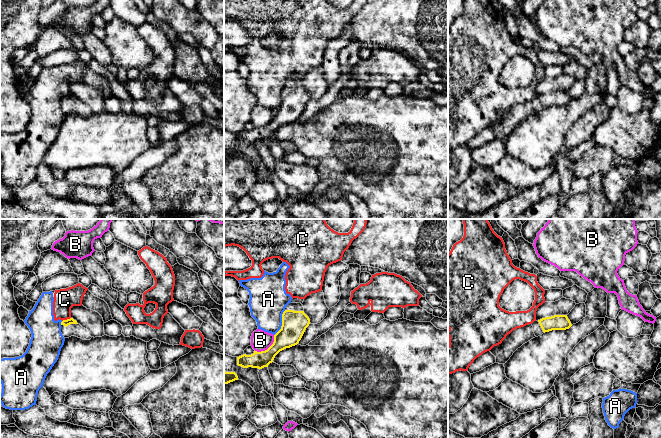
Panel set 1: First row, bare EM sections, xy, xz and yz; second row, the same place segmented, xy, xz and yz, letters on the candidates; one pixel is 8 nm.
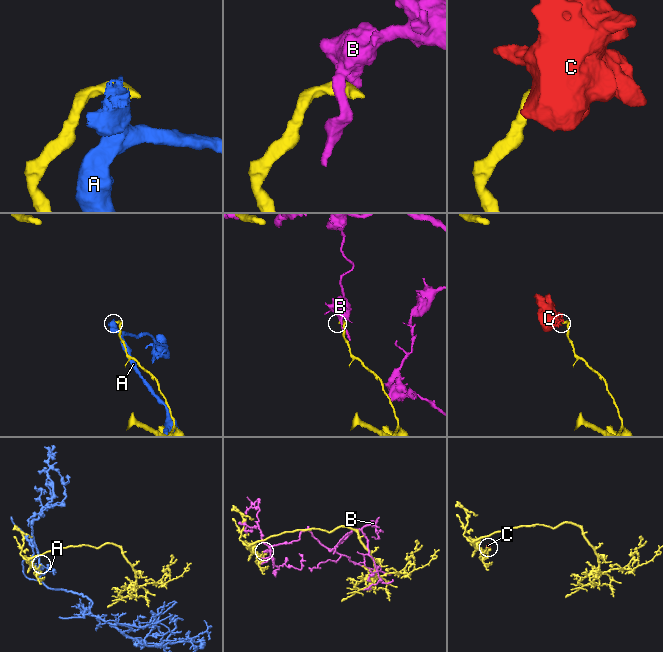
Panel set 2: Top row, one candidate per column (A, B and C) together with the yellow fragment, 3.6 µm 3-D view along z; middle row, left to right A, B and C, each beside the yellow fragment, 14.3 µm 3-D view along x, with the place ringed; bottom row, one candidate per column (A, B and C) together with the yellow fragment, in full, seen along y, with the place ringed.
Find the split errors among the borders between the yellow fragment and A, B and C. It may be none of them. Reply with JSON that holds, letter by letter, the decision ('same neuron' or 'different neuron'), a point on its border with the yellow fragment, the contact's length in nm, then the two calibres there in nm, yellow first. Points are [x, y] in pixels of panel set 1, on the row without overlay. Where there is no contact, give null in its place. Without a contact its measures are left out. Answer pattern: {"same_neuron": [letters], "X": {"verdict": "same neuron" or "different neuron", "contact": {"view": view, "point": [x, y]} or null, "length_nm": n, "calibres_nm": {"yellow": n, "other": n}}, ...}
{"same_neuron": [], "A": {"verdict": "different neuron", "contact": {"view": "xz", "point": [282, 99]}, "length_nm": 220, "calibres_nm": {"yellow": 200, "other": 300}}, "B": {"verdict": "different neuron", "contact": {"view": "xz", "point": [268, 124]}, "length_nm": 200, "calibres_nm": {"yellow": 190, "other": 160}}, "C": {"verdict": "different neuron", "contact": {"view": "xy", "point": [67, 95]}, "length_nm": 80, "calibres_nm": {"yellow": 50, "other": 180}}}

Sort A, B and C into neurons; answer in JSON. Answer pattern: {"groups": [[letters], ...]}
{"groups": [["A", "C"], ["B"]]}

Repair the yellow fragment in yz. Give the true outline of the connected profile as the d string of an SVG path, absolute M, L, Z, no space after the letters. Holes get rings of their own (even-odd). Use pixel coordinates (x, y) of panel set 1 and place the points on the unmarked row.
M567 91L545 93L532 100L513 106L501 120L494 122L490 128L496 133L496 139L505 140L513 129L531 115L552 106L566 106L572 102Z

